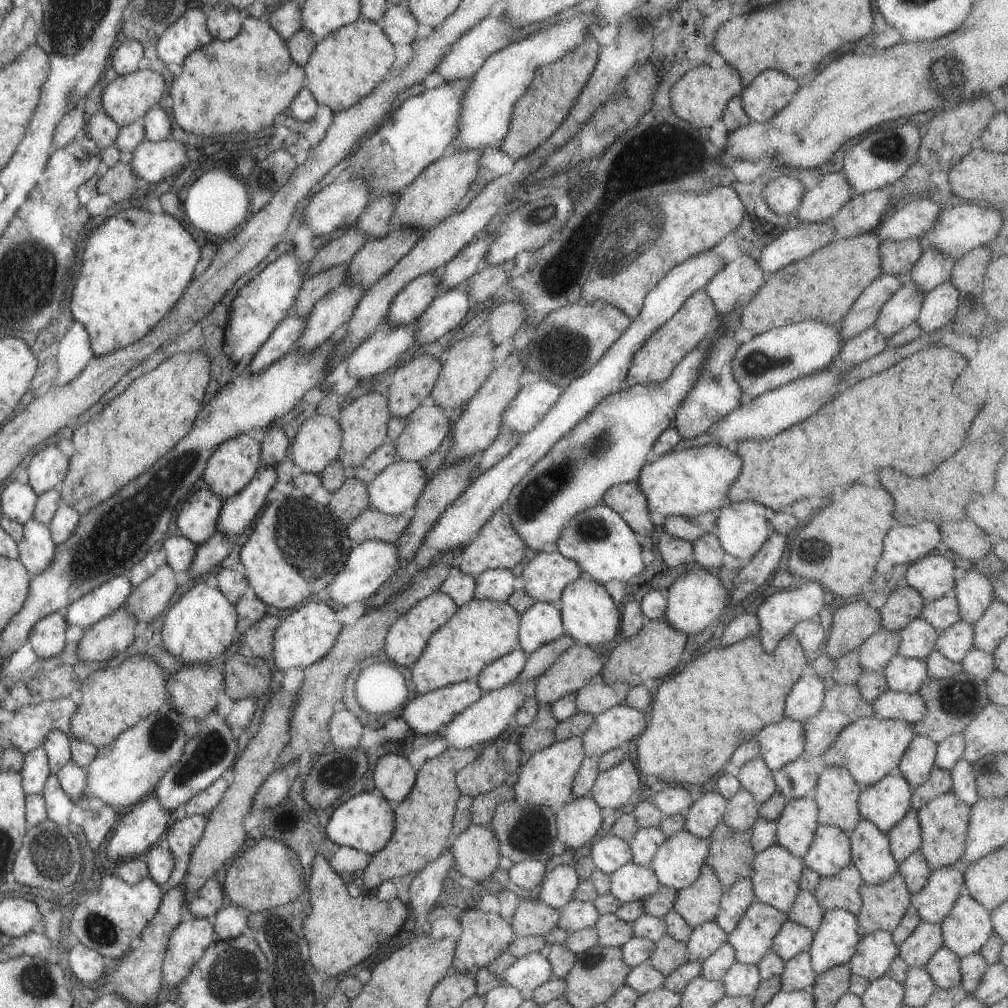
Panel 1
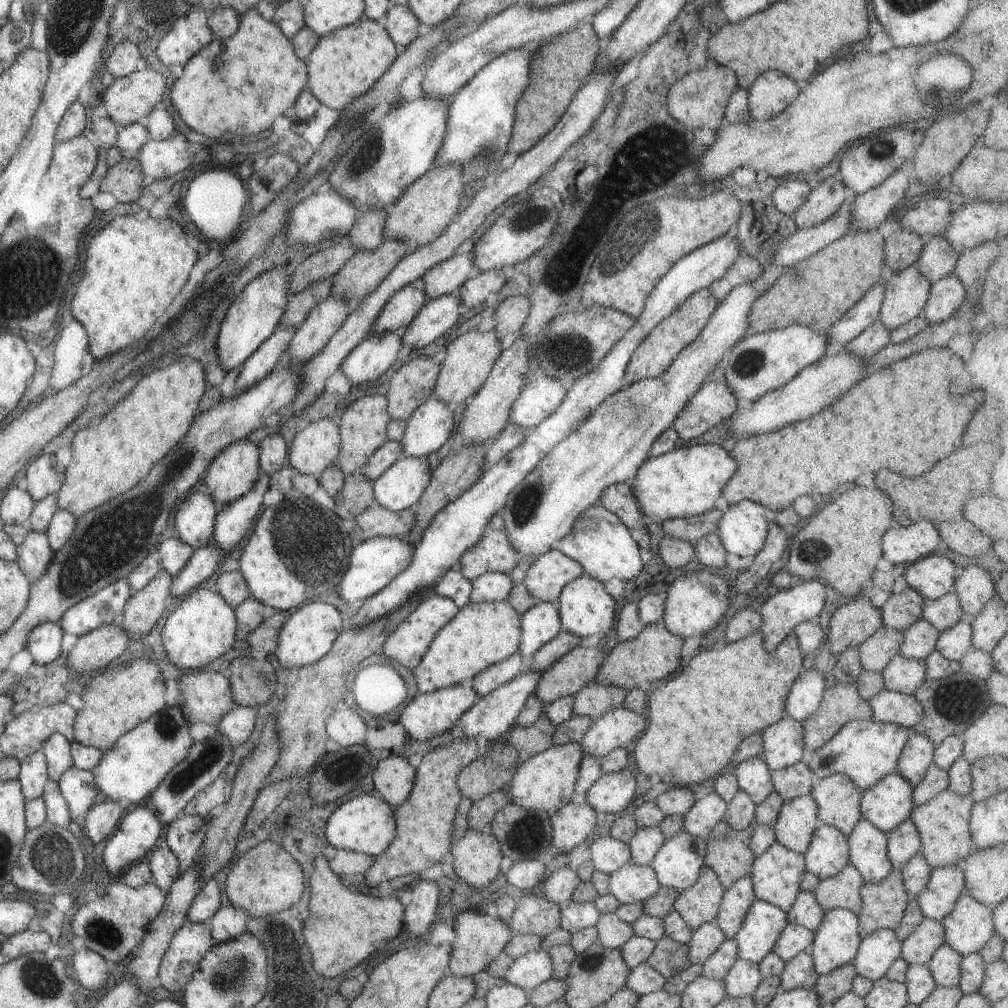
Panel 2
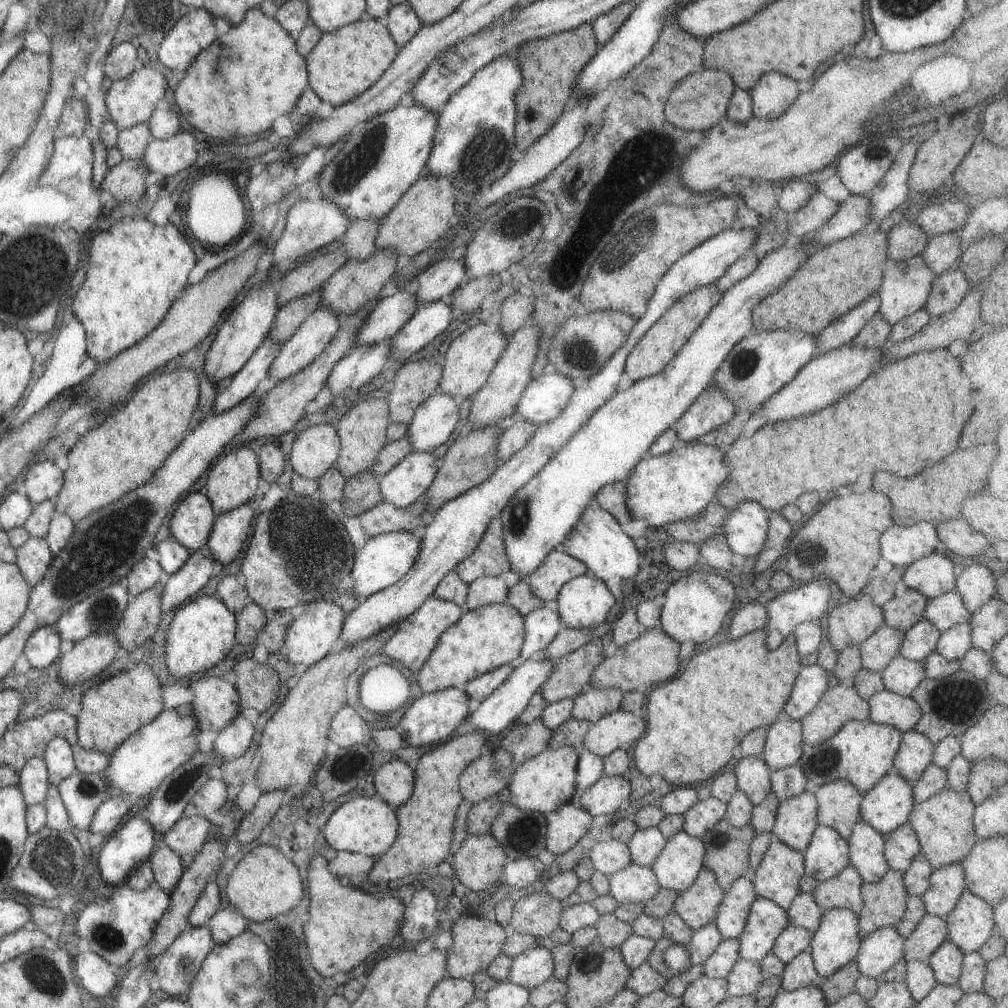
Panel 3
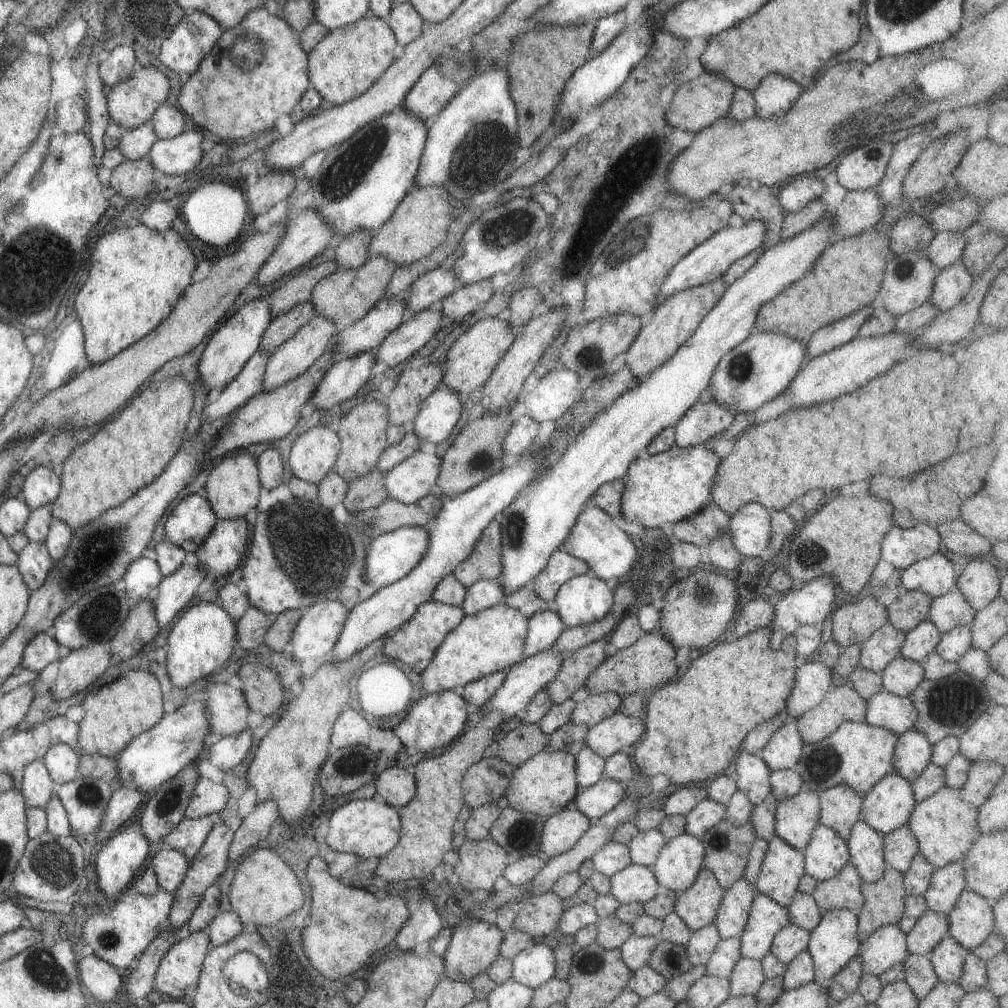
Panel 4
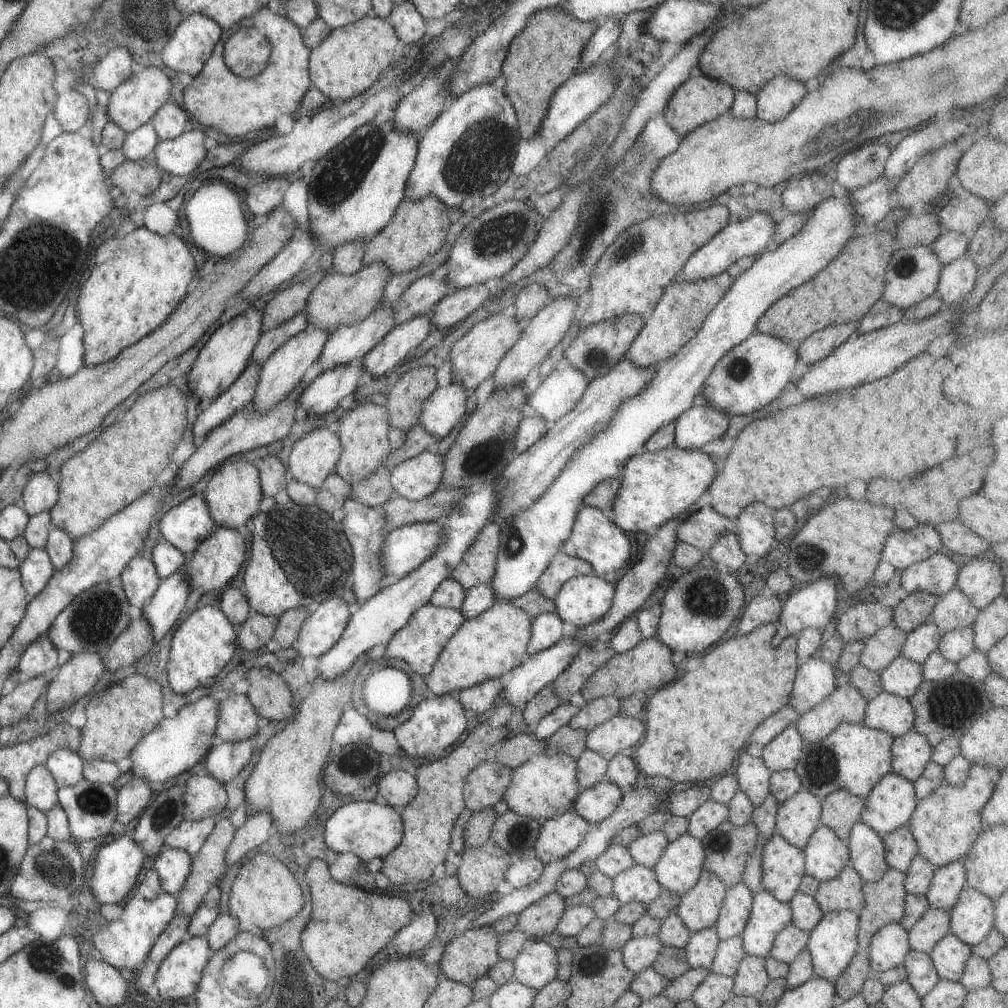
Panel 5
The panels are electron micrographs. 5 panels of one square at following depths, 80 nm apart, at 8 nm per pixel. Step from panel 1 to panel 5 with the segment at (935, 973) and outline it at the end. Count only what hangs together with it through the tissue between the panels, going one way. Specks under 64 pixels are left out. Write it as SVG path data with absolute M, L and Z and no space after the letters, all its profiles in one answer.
M947 933L928 950L934 969L940 979L958 982L965 961L972 954L970 946Z

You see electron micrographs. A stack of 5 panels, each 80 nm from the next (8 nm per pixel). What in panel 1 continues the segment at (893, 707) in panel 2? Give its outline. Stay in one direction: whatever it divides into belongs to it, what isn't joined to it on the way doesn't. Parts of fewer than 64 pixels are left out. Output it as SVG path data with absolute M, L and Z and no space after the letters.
M889 689L882 692L870 705L876 719L899 719L909 724L921 720L926 711L925 702L917 693Z

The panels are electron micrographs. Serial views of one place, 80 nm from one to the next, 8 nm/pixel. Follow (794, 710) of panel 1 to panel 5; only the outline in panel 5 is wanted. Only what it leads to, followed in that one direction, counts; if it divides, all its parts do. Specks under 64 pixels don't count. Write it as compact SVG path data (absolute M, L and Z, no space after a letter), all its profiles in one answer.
M815 655L799 663L794 674L787 705L799 714L803 714L821 702L835 688L833 670L832 665L823 662Z

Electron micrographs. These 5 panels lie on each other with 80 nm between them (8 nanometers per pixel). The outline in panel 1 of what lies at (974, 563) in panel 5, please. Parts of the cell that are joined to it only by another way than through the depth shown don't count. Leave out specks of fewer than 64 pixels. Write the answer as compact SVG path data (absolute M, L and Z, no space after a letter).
M974 568L956 579L951 594L956 598L960 620L972 625L992 601L992 592L990 580Z

